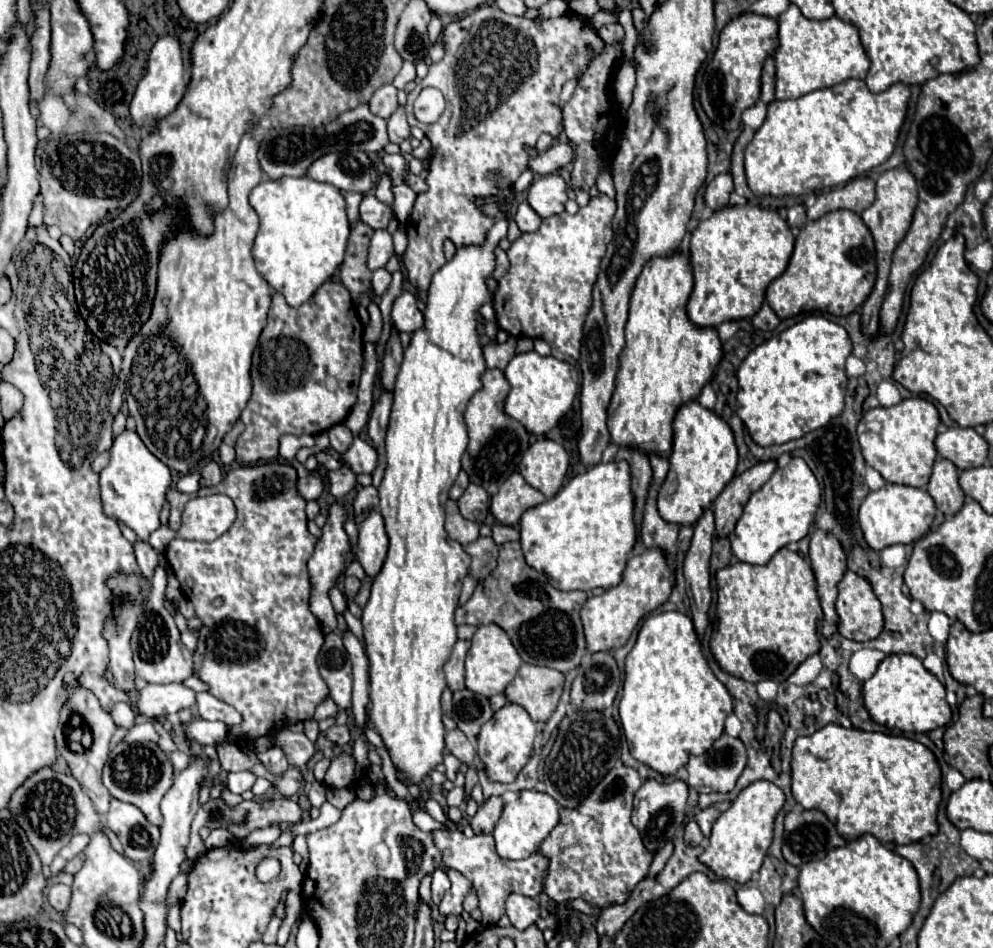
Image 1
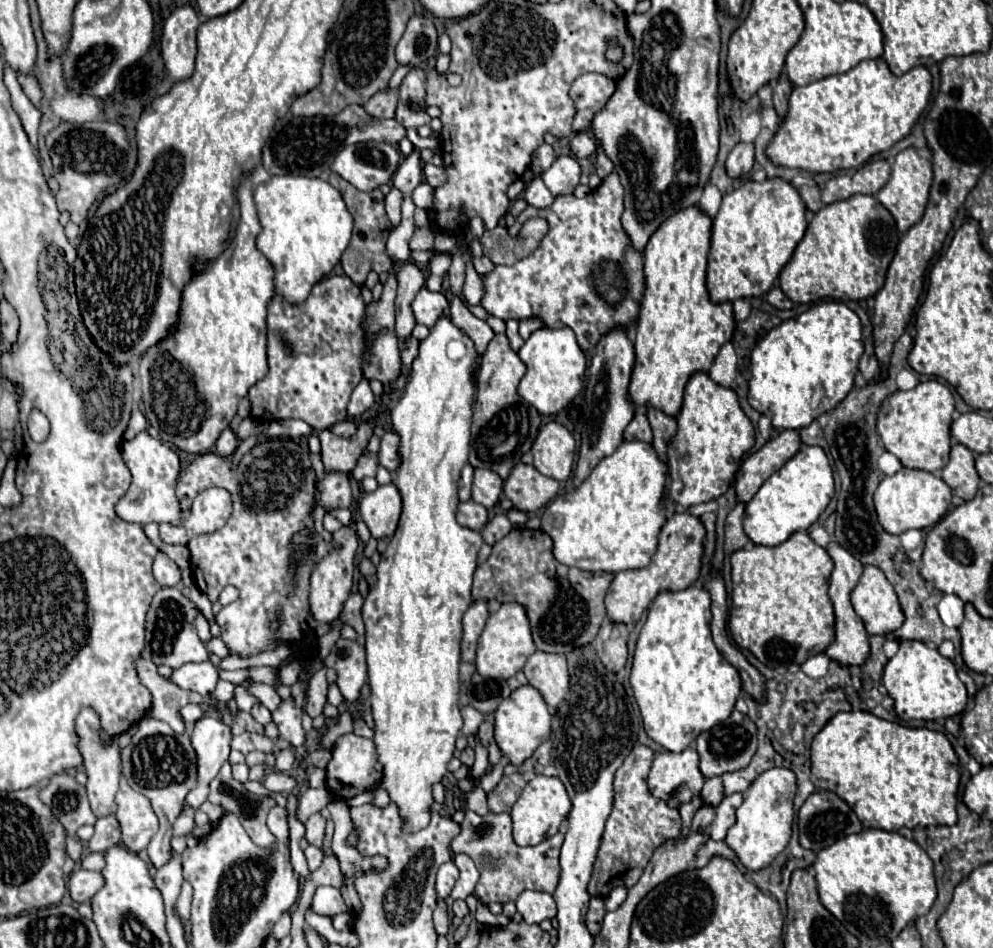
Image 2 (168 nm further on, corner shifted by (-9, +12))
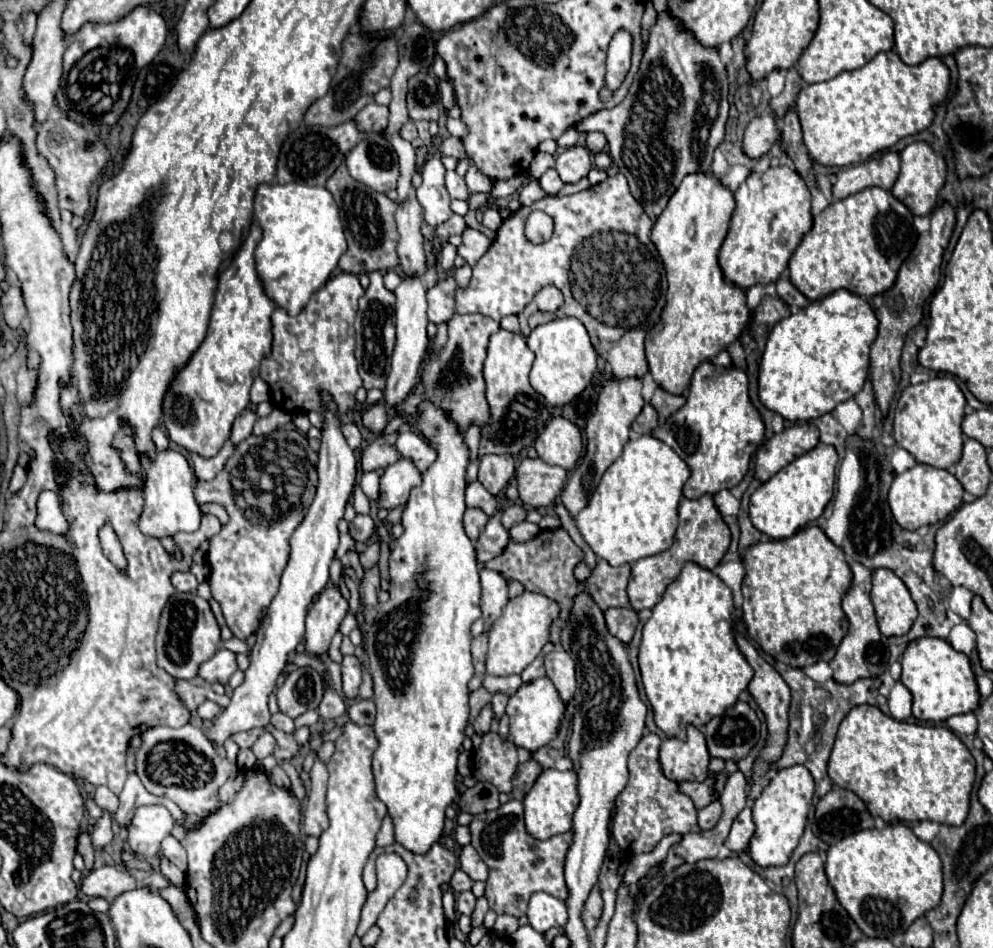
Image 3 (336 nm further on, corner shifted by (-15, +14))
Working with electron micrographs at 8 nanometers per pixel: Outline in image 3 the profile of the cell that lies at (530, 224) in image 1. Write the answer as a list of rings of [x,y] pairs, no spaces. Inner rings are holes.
[[[549,168],[549,170],[539,178],[539,184],[541,184],[541,188],[543,188],[547,194],[553,194],[553,196],[563,188],[563,180],[561,180],[559,174],[555,172],[555,168]]]

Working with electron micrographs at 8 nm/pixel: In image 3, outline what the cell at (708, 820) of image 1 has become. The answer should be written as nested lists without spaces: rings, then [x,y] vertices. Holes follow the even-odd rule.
[[[743,808],[741,814],[735,818],[733,822],[733,828],[731,828],[731,834],[729,838],[725,840],[725,846],[737,854],[737,852],[745,852],[747,850],[747,844],[751,840],[751,836],[755,834],[755,824],[753,824],[753,818],[751,818],[751,808]]]

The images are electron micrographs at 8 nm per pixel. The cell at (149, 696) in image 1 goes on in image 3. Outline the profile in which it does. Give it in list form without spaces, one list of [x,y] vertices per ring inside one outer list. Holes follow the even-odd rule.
[[[221,648],[211,660],[203,662],[199,668],[199,676],[205,678],[209,684],[221,682],[227,684],[231,674],[237,670],[237,658],[235,652],[229,652],[227,648]]]

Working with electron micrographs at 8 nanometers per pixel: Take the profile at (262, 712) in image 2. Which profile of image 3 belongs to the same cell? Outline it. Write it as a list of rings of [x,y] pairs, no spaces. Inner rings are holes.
[[[277,712],[277,714],[271,716],[271,726],[275,726],[277,730],[283,730],[283,732],[287,732],[287,734],[293,734],[293,732],[295,732],[293,720],[291,720],[287,714],[283,714],[283,712]]]

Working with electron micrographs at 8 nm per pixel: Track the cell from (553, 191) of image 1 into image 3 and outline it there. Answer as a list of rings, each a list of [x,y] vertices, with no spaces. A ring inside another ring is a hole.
[[[571,146],[557,154],[555,168],[563,182],[579,182],[591,170],[591,154],[585,146]]]

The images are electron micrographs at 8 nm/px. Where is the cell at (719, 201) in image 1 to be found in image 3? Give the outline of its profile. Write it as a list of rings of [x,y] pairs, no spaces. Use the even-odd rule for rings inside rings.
[[[767,112],[765,116],[755,116],[745,128],[745,138],[743,138],[745,154],[751,158],[761,158],[763,154],[769,152],[779,134],[781,130],[775,112]]]

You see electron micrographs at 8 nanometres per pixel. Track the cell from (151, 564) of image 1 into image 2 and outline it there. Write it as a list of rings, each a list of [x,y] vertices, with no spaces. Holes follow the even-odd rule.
[[[159,552],[153,560],[153,576],[161,586],[175,586],[181,580],[177,564],[163,552]]]

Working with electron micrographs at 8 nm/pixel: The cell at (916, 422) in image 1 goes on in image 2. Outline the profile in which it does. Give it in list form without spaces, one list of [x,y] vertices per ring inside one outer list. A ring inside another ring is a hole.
[[[937,380],[921,382],[913,390],[897,390],[877,412],[877,432],[887,452],[899,458],[905,468],[935,472],[949,462],[949,426],[951,414],[955,410],[955,400],[949,388]]]

